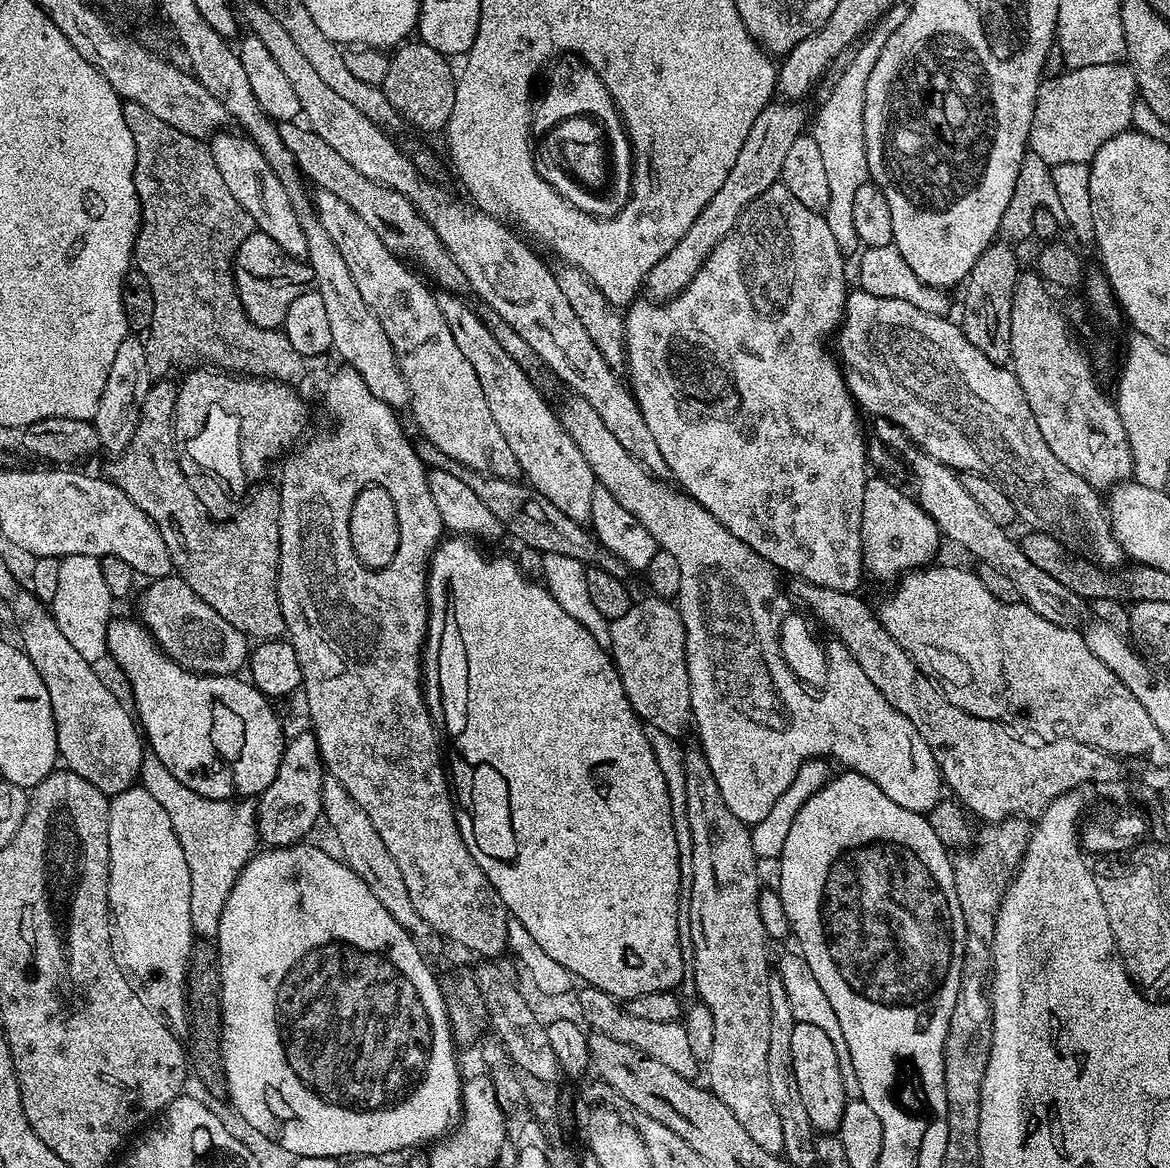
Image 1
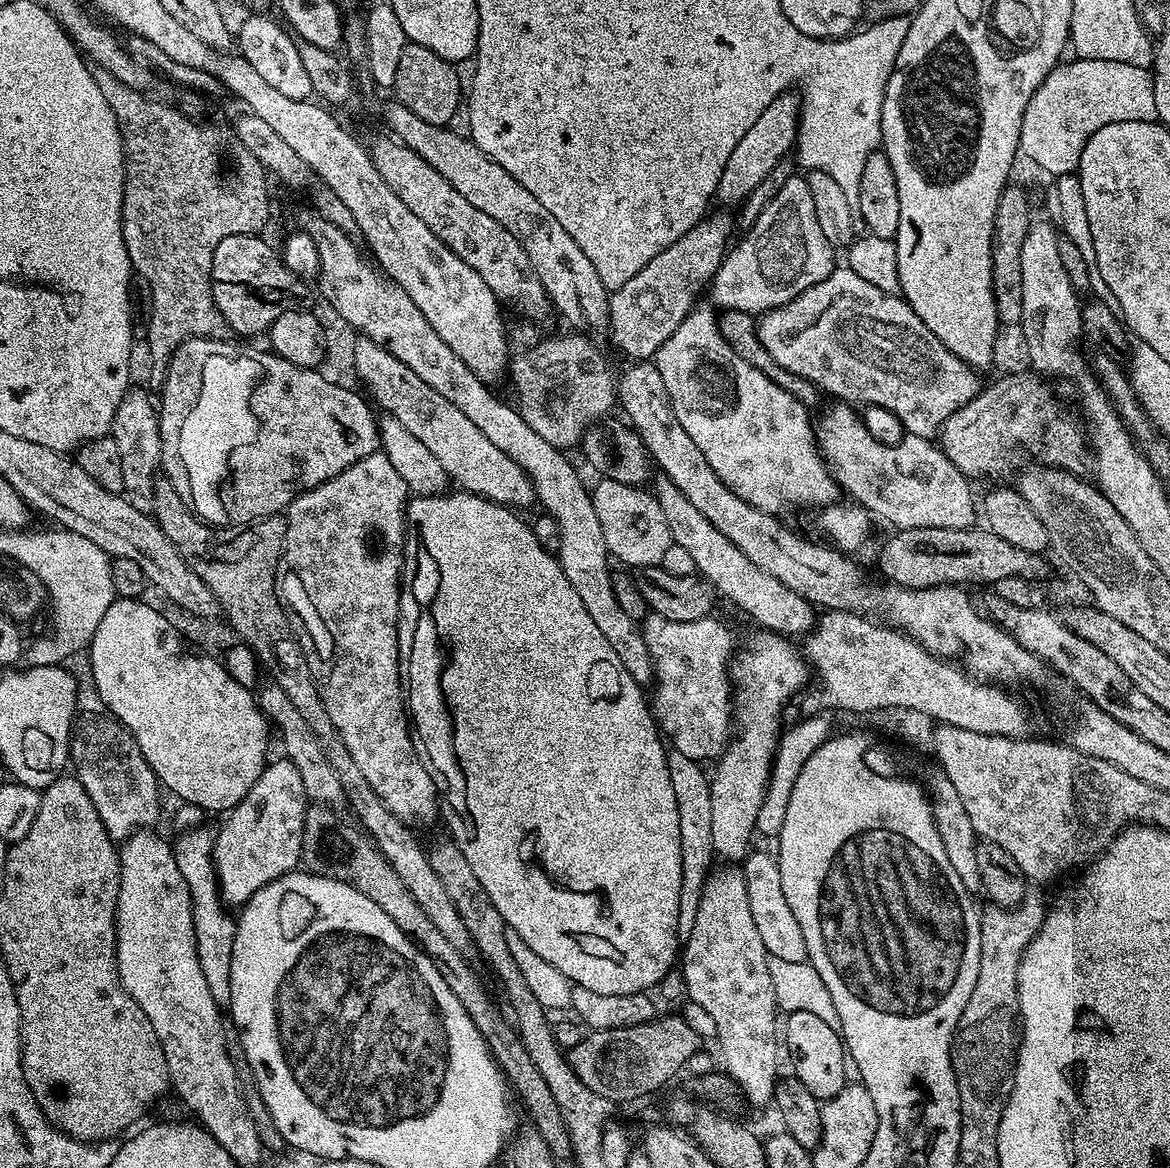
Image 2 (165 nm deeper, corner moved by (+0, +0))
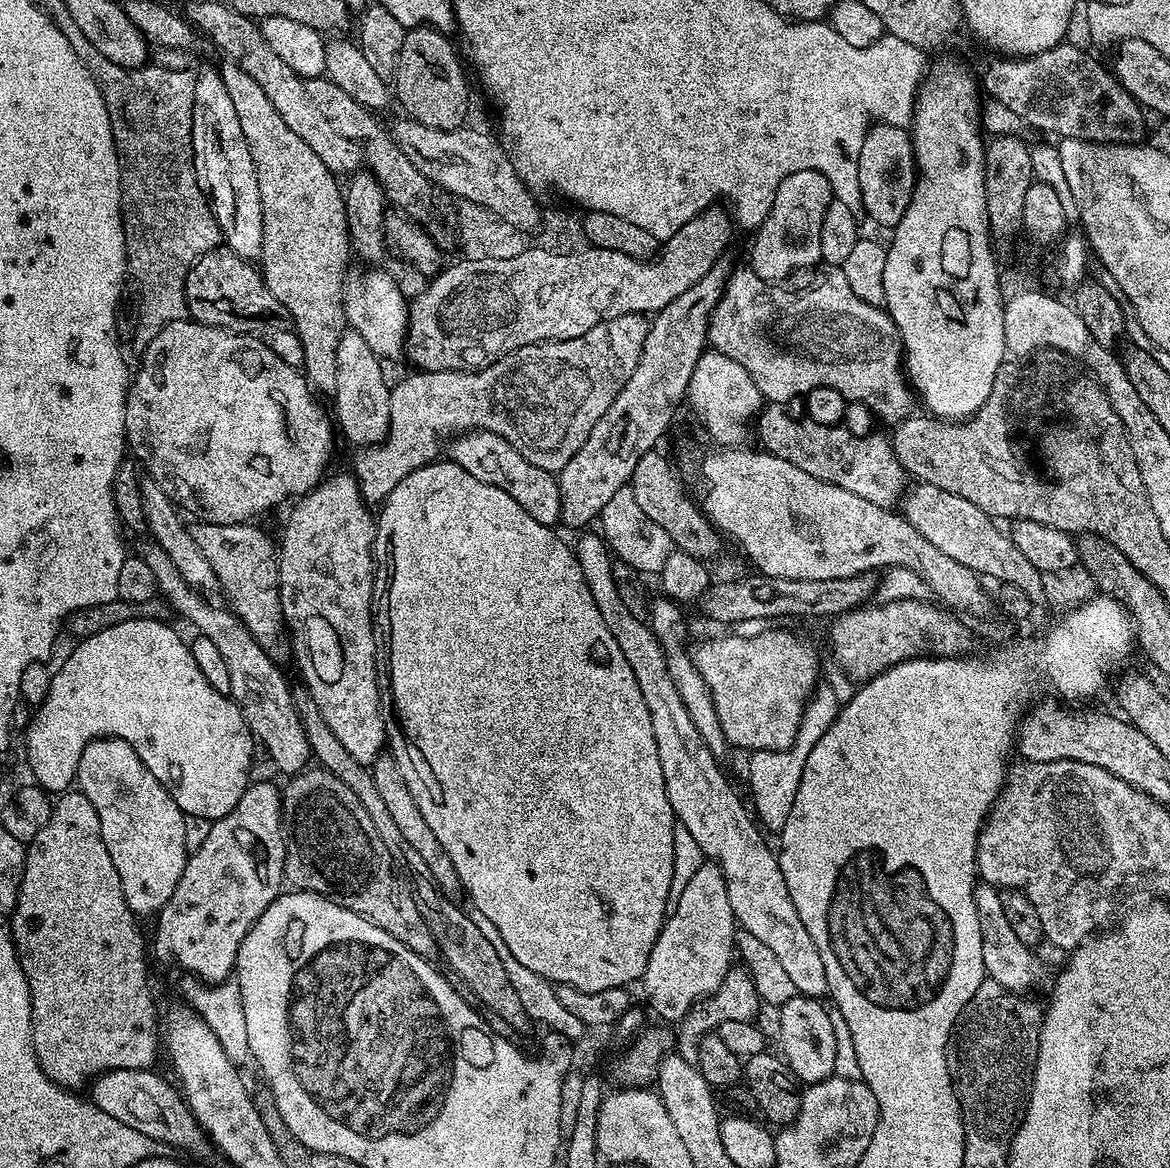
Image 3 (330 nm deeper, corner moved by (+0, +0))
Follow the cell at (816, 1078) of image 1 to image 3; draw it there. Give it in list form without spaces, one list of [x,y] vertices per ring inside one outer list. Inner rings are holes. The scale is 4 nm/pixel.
[[[799,994],[791,996],[782,1005],[779,1005],[780,1012],[780,1044],[784,1047],[782,1056],[789,1068],[791,1068],[796,1079],[801,1085],[807,1086],[817,1084],[827,1080],[829,1076],[837,1071],[836,1068],[836,1028],[832,1025],[832,1020],[828,1017],[826,1009],[820,1005],[821,1001],[815,996],[801,996]]]

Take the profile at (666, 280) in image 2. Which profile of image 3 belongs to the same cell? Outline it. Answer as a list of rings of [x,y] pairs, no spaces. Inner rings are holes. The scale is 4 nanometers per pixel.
[[[631,312],[630,314],[622,314],[613,320],[604,320],[598,326],[594,326],[594,330],[586,330],[586,334],[582,334],[578,338],[570,338],[569,340],[546,340],[542,344],[531,344],[530,346],[522,346],[518,350],[514,350],[510,354],[493,360],[489,368],[480,368],[476,372],[421,372],[413,371],[413,376],[408,376],[405,380],[400,380],[391,385],[392,393],[390,394],[390,426],[383,440],[378,444],[369,444],[361,447],[360,452],[353,462],[351,471],[356,477],[360,492],[369,505],[376,506],[383,502],[390,494],[390,490],[394,490],[394,486],[398,486],[398,482],[402,482],[402,478],[406,478],[406,474],[410,474],[414,470],[418,470],[422,466],[433,463],[441,455],[440,444],[436,441],[436,436],[455,437],[462,432],[493,432],[502,438],[506,438],[506,442],[510,442],[510,446],[514,446],[514,450],[518,450],[518,454],[522,454],[522,458],[526,458],[534,466],[538,466],[542,470],[559,474],[563,467],[574,457],[576,451],[586,442],[586,438],[590,435],[590,430],[594,424],[598,422],[606,410],[609,410],[610,404],[618,398],[619,391],[626,385],[627,379],[634,373],[635,367],[638,366],[639,358],[643,354],[643,344],[646,342],[649,317],[639,312]]]

